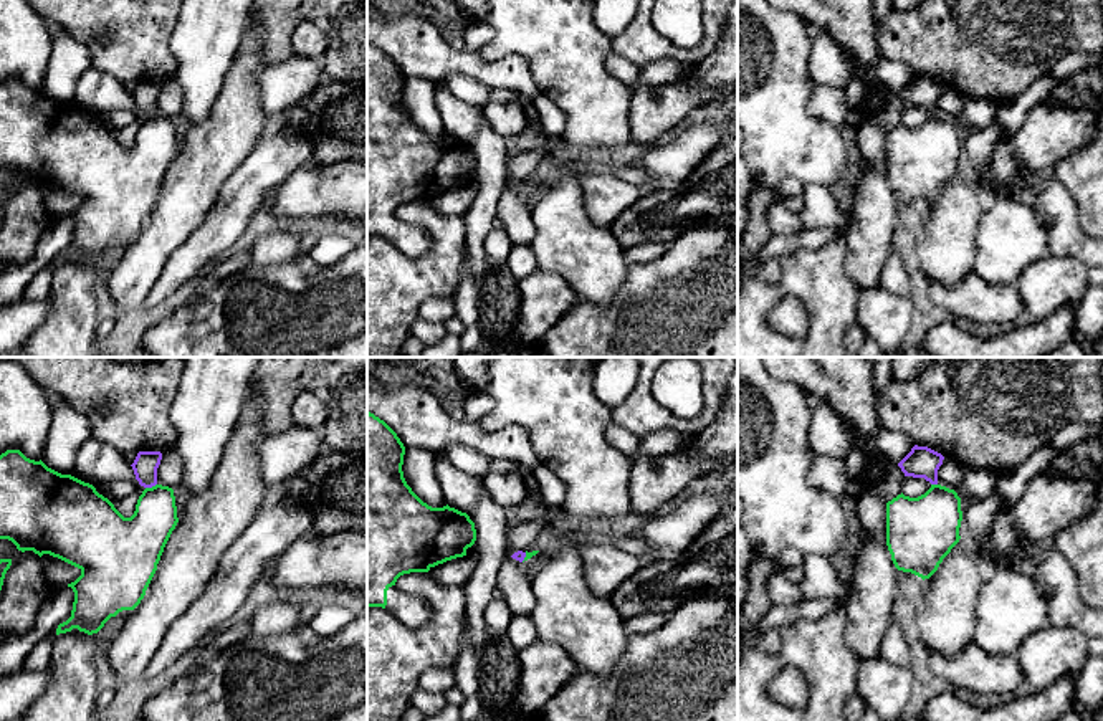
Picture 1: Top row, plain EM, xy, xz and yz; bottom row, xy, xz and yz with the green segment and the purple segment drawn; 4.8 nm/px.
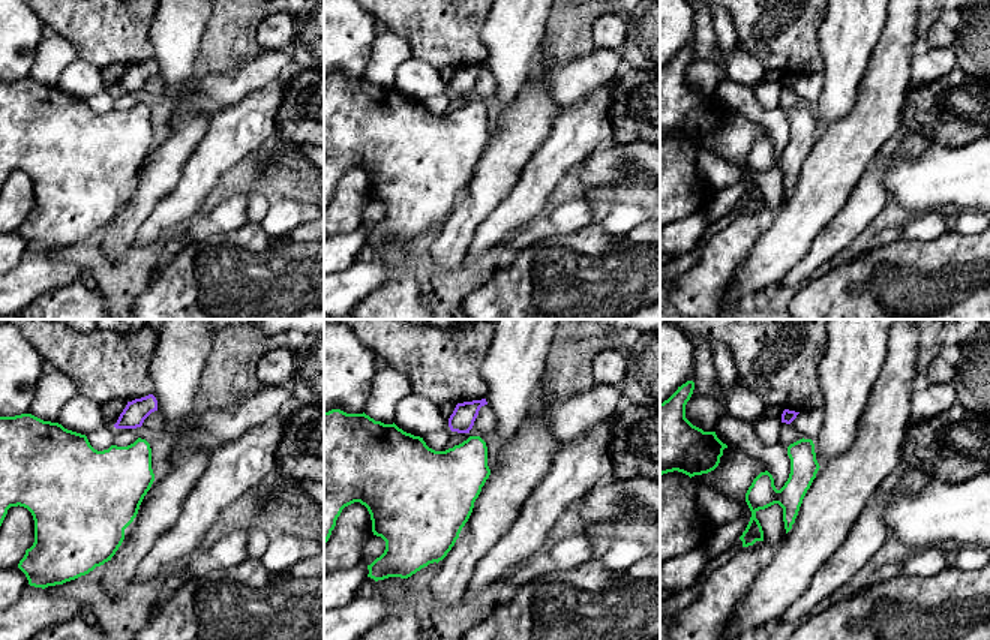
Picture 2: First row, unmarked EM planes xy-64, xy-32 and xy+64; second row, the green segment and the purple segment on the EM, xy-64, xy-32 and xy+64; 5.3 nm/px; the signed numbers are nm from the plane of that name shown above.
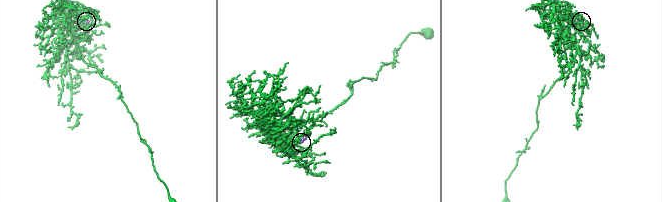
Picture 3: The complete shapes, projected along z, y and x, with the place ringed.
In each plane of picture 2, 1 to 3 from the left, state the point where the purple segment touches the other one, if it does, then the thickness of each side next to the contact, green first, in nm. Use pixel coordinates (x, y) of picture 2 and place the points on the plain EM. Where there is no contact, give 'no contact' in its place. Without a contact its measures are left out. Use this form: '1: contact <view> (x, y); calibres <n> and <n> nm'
1: no contact
2: no contact
3: no contact

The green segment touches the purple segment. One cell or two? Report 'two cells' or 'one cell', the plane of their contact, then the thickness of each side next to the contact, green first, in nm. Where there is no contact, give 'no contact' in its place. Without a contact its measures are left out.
two cells; contact in xy; calibres 240 and 120 nm

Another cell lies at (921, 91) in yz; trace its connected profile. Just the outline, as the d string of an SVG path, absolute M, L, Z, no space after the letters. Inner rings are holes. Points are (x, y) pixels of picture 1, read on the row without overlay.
M914 74L911 81L898 93L905 106L924 107L938 114L938 99L944 86L928 76Z

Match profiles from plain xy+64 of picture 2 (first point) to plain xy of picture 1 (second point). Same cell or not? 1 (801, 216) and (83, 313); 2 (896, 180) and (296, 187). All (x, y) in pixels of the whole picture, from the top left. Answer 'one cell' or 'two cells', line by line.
1: two cells
2: one cell

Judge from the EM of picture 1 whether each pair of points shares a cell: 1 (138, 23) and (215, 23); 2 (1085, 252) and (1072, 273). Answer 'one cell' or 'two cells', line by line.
1: two cells
2: two cells

